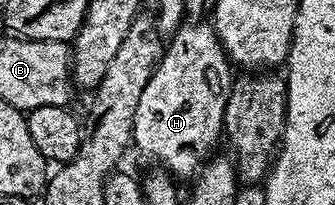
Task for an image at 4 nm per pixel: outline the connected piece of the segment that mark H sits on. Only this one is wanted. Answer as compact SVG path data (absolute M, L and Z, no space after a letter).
M207 20L184 21L179 29L170 35L163 57L159 59L149 84L145 84L145 92L141 92L135 117L134 149L139 149L147 158L156 158L159 161L156 163L176 179L194 179L202 170L203 163L212 157L211 149L223 134L225 104L229 100L233 81L231 70L233 71L233 63L223 51L214 25Z

